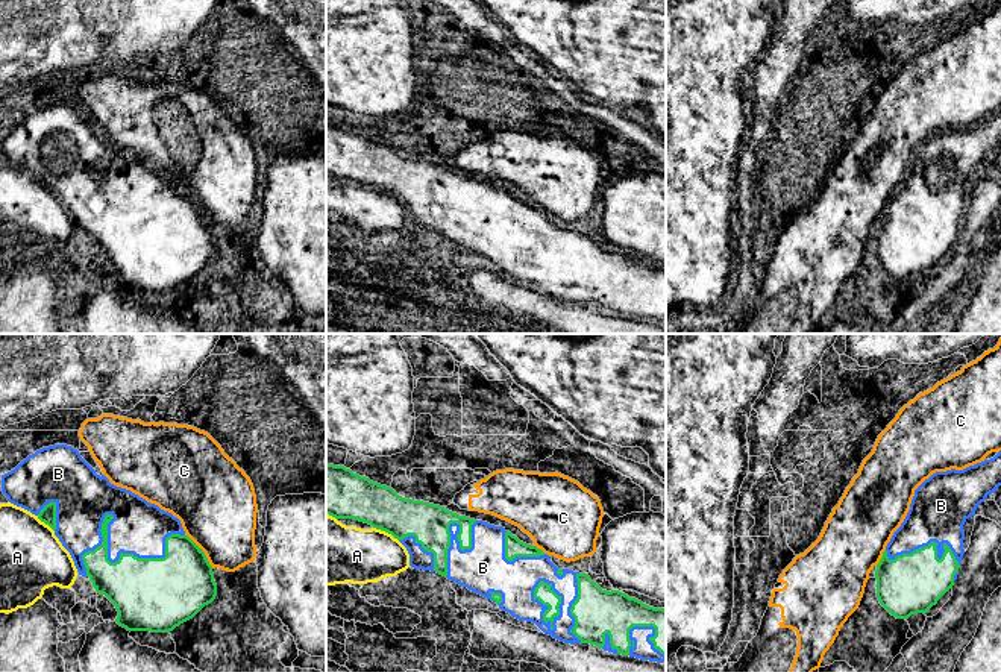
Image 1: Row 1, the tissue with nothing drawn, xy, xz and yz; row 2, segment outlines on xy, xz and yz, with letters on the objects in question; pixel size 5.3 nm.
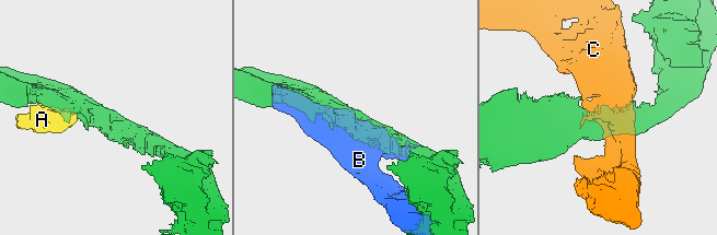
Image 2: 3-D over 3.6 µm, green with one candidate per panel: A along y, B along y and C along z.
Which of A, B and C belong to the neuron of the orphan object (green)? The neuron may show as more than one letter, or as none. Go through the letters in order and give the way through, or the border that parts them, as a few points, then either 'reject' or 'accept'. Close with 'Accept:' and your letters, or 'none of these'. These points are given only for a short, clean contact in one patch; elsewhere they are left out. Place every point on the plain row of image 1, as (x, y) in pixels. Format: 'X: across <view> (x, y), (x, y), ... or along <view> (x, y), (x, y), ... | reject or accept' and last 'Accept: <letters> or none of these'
A: reject
B: accept
C: along xy (185, 194), (202, 210), (213, 228) | reject
Accept: B

